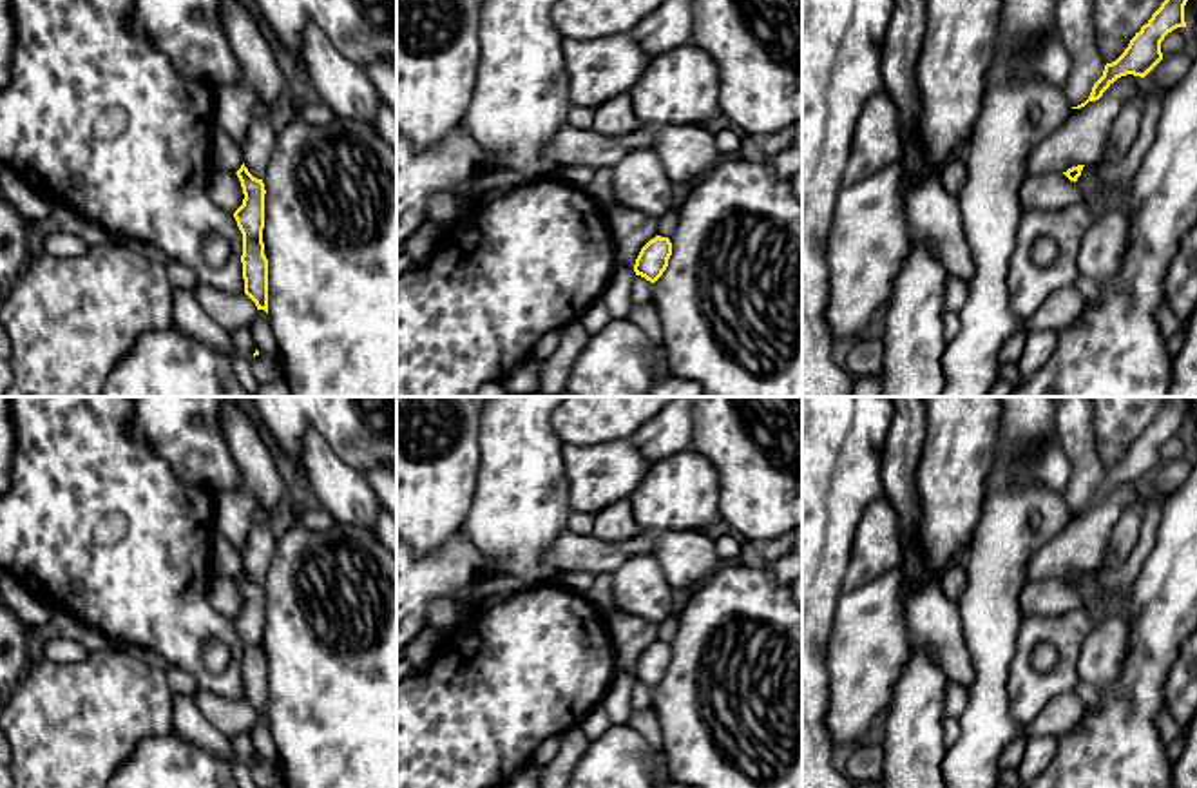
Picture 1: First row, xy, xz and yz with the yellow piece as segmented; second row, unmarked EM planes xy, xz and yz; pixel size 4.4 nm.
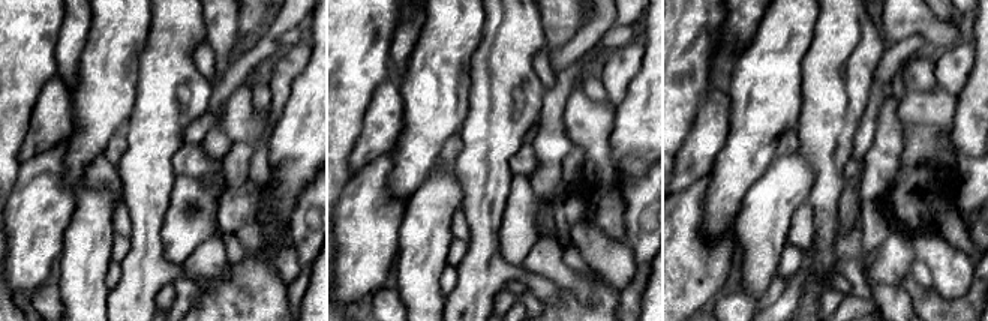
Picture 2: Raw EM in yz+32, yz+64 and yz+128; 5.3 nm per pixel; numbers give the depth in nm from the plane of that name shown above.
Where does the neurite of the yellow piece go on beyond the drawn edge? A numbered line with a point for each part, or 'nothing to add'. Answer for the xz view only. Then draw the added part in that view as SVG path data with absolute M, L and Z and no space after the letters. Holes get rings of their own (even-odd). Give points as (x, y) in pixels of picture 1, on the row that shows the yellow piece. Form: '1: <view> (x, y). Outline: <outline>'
nothing to add

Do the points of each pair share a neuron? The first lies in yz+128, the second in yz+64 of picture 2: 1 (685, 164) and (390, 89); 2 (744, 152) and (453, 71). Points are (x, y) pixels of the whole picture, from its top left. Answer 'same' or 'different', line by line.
1: same
2: same

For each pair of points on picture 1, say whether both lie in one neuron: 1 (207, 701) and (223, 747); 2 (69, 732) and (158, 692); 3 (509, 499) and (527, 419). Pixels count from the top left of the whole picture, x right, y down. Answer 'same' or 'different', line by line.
1: different
2: same
3: same

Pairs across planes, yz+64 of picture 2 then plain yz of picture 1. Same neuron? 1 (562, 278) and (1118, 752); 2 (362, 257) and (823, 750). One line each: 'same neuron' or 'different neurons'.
1: different neurons
2: different neurons

